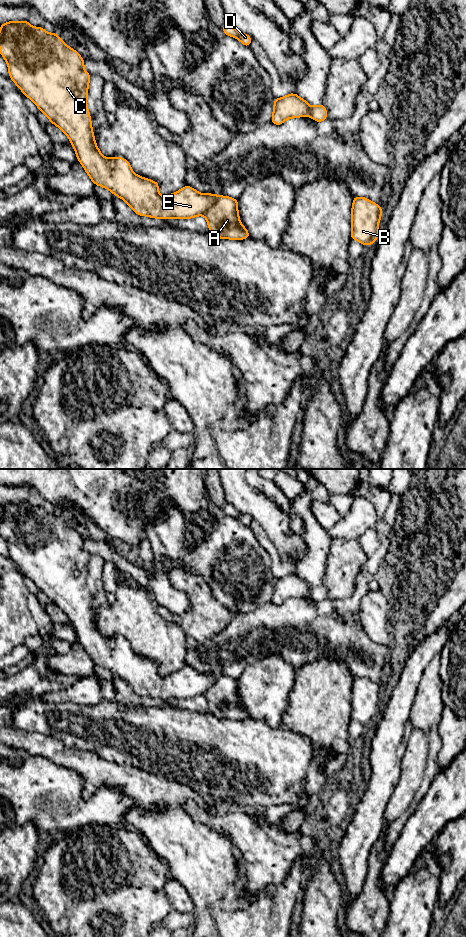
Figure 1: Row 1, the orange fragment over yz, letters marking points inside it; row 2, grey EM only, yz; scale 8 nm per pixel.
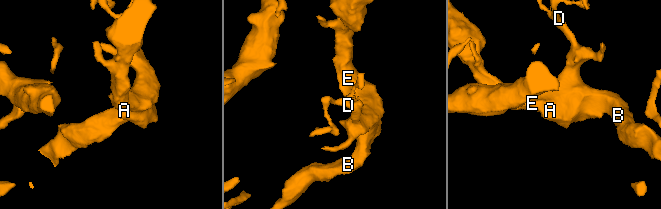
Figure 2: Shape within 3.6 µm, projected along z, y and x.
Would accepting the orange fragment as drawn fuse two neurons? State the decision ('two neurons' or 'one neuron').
two neurons

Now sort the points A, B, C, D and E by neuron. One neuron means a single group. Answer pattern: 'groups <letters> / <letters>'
groups A / B C D E

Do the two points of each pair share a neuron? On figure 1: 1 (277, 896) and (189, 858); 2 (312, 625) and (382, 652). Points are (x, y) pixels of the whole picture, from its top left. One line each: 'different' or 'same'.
1: same
2: same

